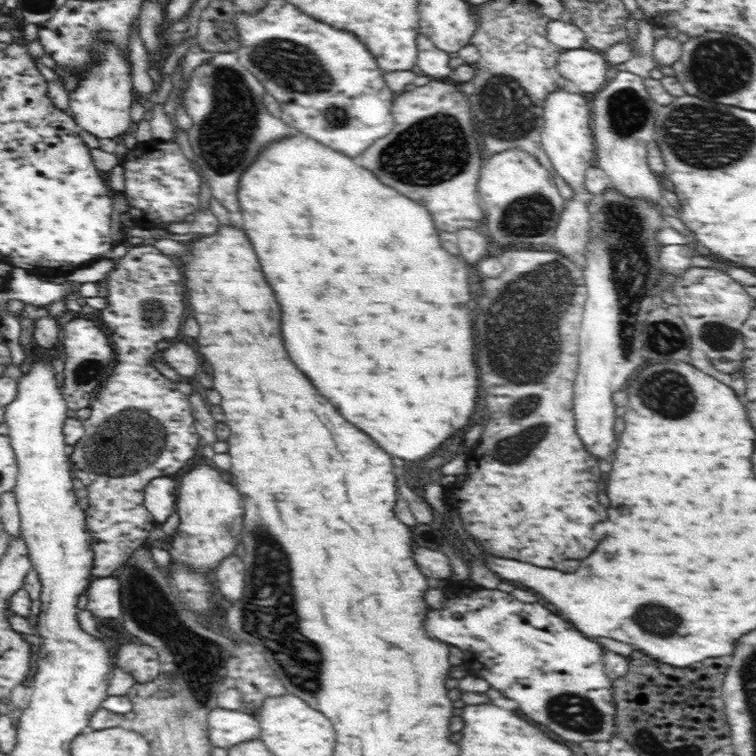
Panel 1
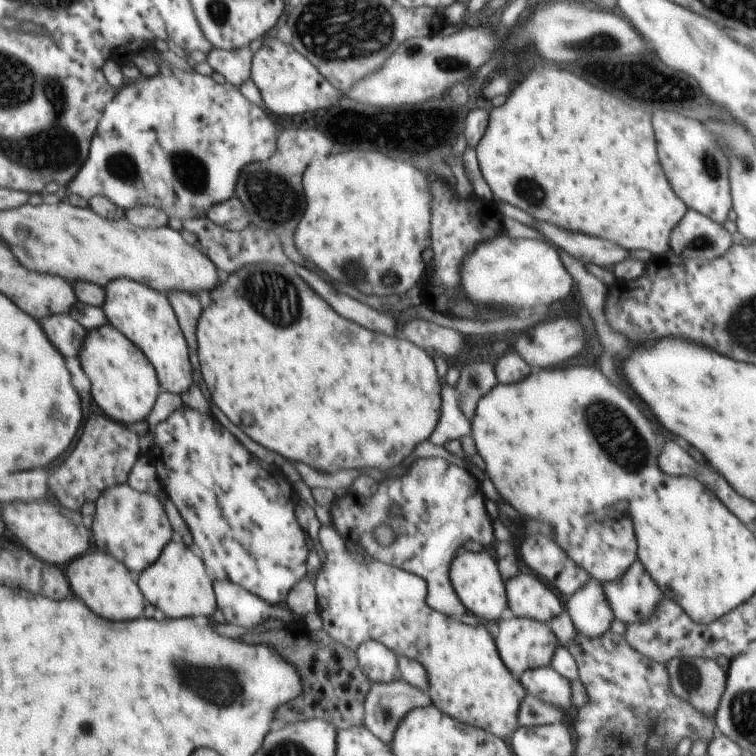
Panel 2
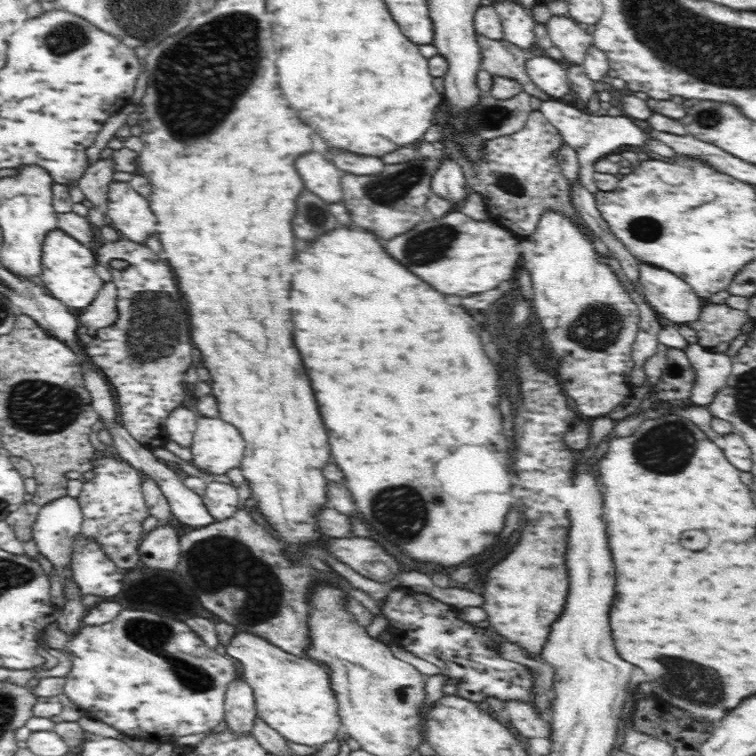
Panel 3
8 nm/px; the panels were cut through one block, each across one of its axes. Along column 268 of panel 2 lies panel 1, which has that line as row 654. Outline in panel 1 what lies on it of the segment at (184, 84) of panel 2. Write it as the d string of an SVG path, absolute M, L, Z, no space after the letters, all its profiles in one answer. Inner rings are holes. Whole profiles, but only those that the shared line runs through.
M124 642L116 656L112 656L114 666L122 668L132 675L135 683L144 684L154 681L160 674L160 659L156 650L146 644Z

